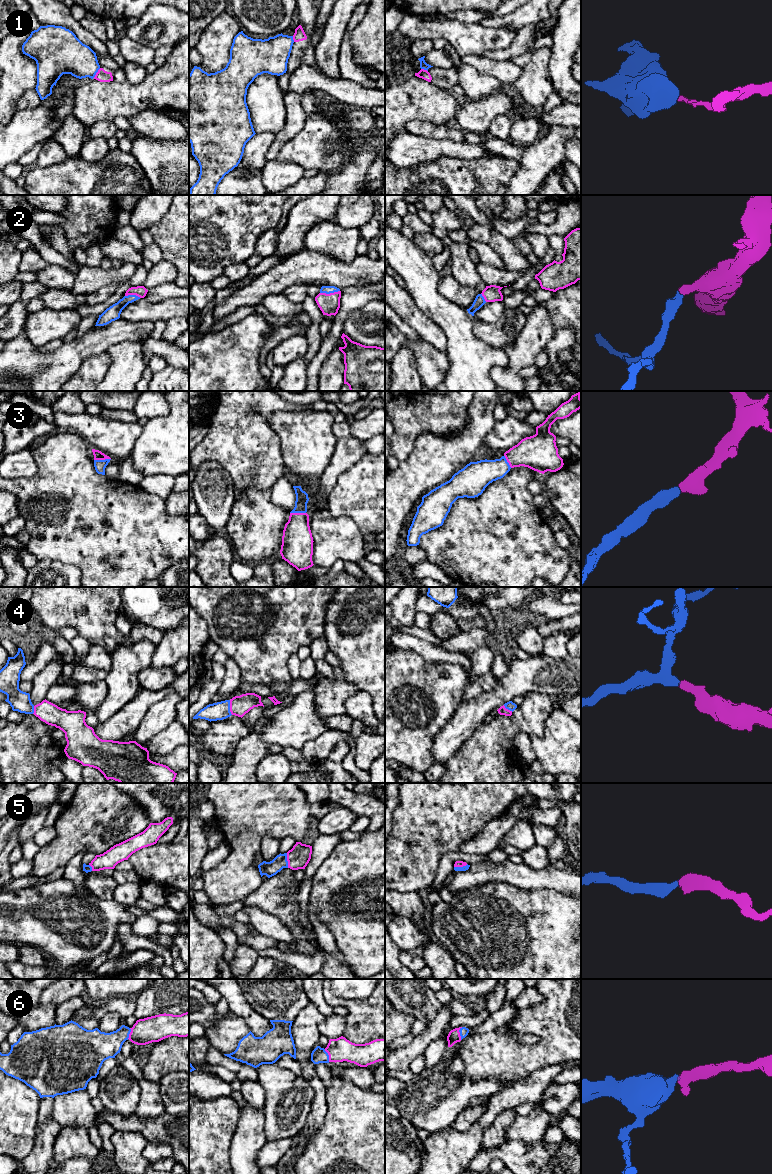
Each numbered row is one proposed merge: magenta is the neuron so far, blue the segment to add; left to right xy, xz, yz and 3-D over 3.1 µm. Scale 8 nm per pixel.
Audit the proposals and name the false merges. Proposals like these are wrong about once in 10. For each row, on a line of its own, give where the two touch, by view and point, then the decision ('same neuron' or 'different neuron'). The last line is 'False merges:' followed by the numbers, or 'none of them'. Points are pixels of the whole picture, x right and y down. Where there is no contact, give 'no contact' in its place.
1: xy (96, 73) | different neuron
2: xz (330, 293) | same neuron
3: xy (102, 459) | same neuron
4: xz (230, 707) | same neuron
5: xz (287, 860) | same neuron
6: yz (459, 1033) | same neuron
False merges: 1

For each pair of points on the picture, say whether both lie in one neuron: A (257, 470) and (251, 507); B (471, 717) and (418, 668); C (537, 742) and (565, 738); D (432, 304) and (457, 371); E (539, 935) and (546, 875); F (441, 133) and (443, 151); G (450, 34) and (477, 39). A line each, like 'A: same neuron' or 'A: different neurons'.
A: different neurons
B: different neurons
C: same neuron
D: same neuron
E: different neurons
F: different neurons
G: same neuron

